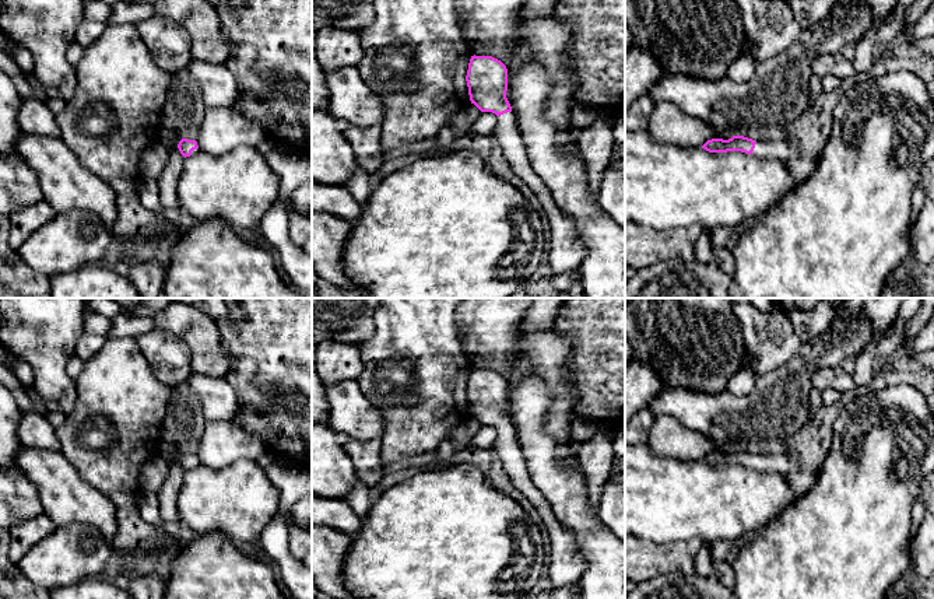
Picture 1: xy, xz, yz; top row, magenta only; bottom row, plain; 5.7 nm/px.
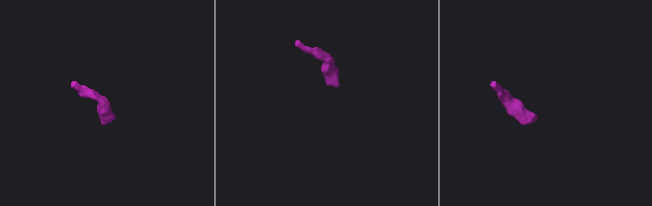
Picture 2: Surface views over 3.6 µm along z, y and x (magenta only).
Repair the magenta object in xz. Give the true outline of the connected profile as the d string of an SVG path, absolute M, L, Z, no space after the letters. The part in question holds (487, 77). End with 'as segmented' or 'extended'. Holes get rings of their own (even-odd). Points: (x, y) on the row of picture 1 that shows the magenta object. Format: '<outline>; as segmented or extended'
M471 56L466 76L468 95L481 112L498 116L494 133L512 171L533 190L549 223L548 262L554 274L579 270L587 248L576 231L573 220L563 214L552 199L549 189L533 171L527 148L522 140L516 116L506 98L508 69L492 56Z; extended

